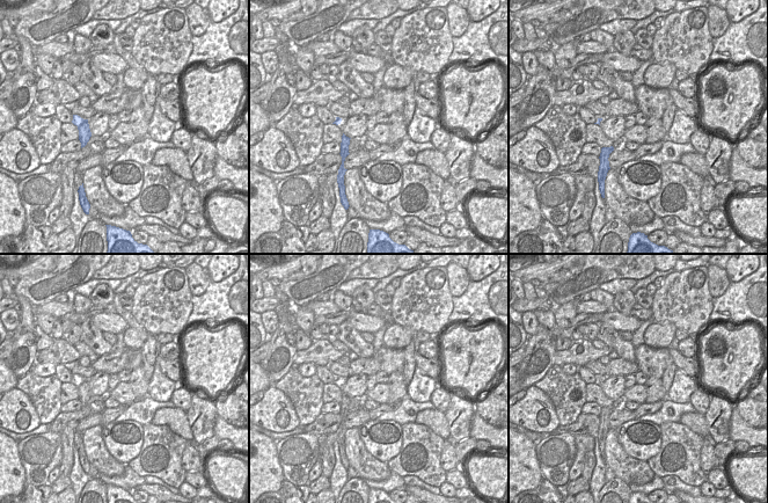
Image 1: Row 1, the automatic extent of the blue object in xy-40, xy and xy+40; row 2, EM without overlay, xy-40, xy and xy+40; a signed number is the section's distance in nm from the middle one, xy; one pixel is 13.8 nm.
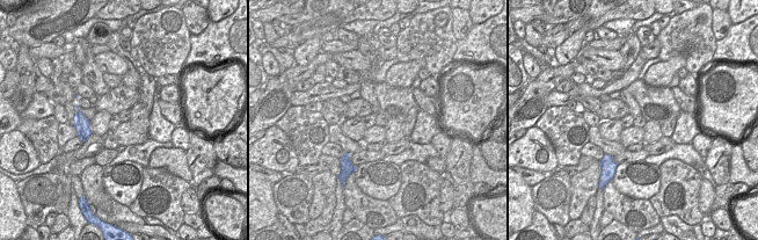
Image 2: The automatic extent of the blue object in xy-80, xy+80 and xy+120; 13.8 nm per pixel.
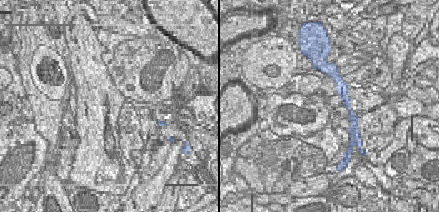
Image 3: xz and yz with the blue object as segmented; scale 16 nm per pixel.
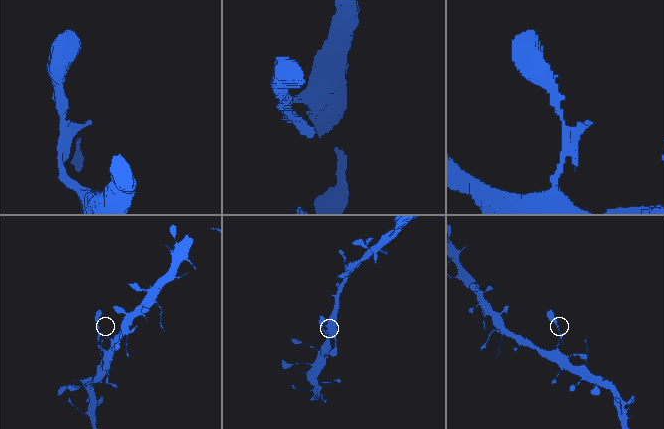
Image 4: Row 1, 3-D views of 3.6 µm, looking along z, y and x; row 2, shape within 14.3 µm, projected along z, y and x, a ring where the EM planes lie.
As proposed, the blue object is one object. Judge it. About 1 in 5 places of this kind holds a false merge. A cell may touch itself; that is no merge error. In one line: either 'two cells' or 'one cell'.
one cell

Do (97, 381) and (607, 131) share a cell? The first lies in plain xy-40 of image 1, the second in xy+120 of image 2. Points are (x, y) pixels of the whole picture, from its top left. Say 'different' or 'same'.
same

